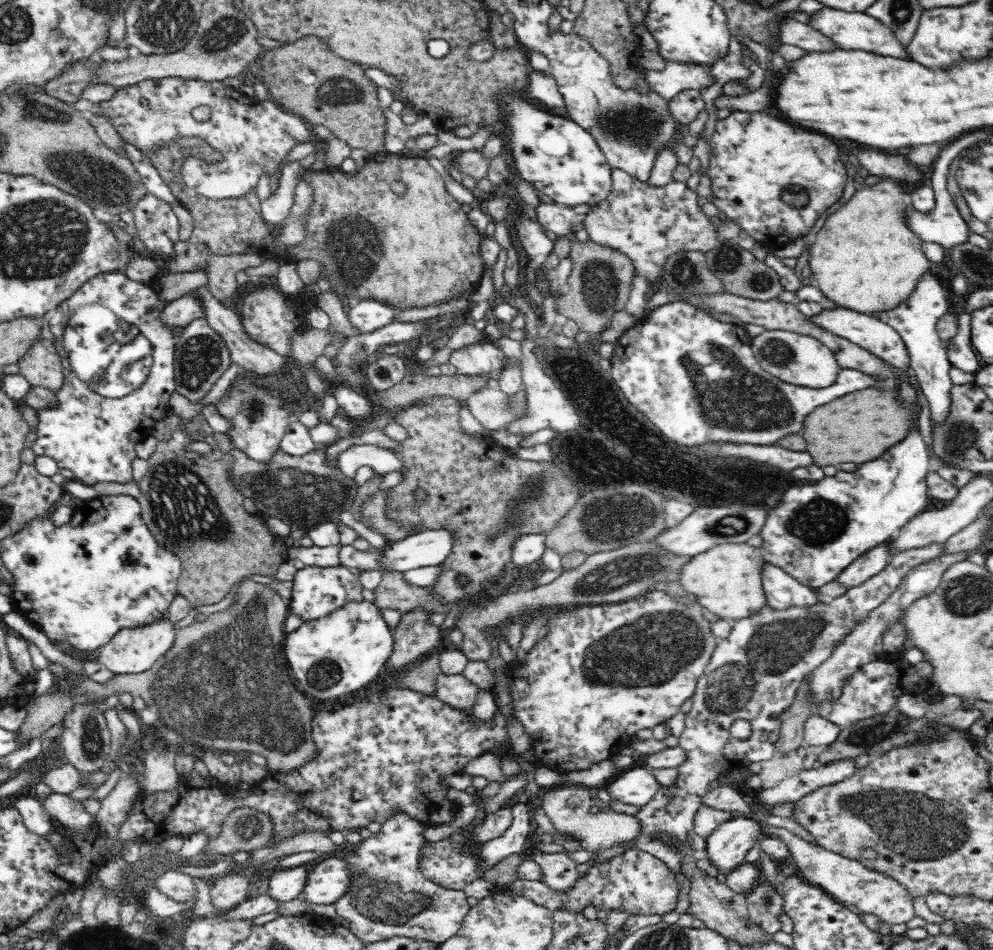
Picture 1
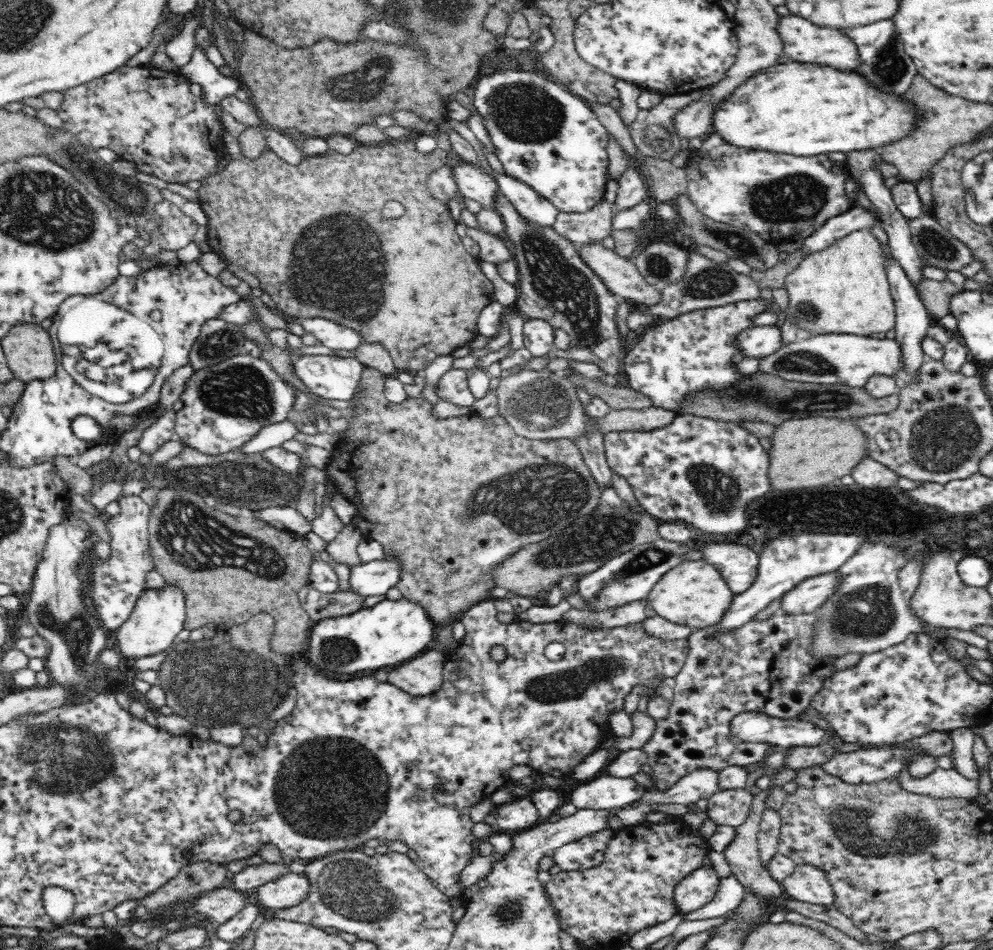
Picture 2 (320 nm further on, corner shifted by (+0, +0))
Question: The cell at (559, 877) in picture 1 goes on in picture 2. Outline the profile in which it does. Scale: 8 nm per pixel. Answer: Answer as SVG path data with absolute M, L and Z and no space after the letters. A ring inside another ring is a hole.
M612 829L600 830L561 846L554 851L554 862L562 871L594 868L604 860L604 852L614 834Z

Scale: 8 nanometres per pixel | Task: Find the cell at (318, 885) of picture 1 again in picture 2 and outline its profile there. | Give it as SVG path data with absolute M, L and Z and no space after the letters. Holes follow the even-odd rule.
M286 873L257 888L256 905L264 911L290 908L302 902L308 890L310 885L304 873Z

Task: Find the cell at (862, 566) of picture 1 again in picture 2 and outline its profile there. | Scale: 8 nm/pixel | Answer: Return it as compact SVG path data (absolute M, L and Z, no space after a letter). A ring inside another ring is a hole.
M835 572L814 576L792 587L780 596L780 609L786 615L814 613L834 588L838 587L839 575Z

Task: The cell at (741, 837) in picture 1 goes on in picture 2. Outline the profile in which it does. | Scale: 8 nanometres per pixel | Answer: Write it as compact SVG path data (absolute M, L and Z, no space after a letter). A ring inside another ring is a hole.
M700 867L681 880L674 890L674 909L680 915L694 912L710 902L718 890L718 878L712 867Z

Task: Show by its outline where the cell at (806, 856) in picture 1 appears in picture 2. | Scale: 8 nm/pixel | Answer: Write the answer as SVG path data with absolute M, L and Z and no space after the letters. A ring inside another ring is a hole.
M808 864L797 865L794 872L782 882L792 899L810 904L832 904L834 889L824 871Z

